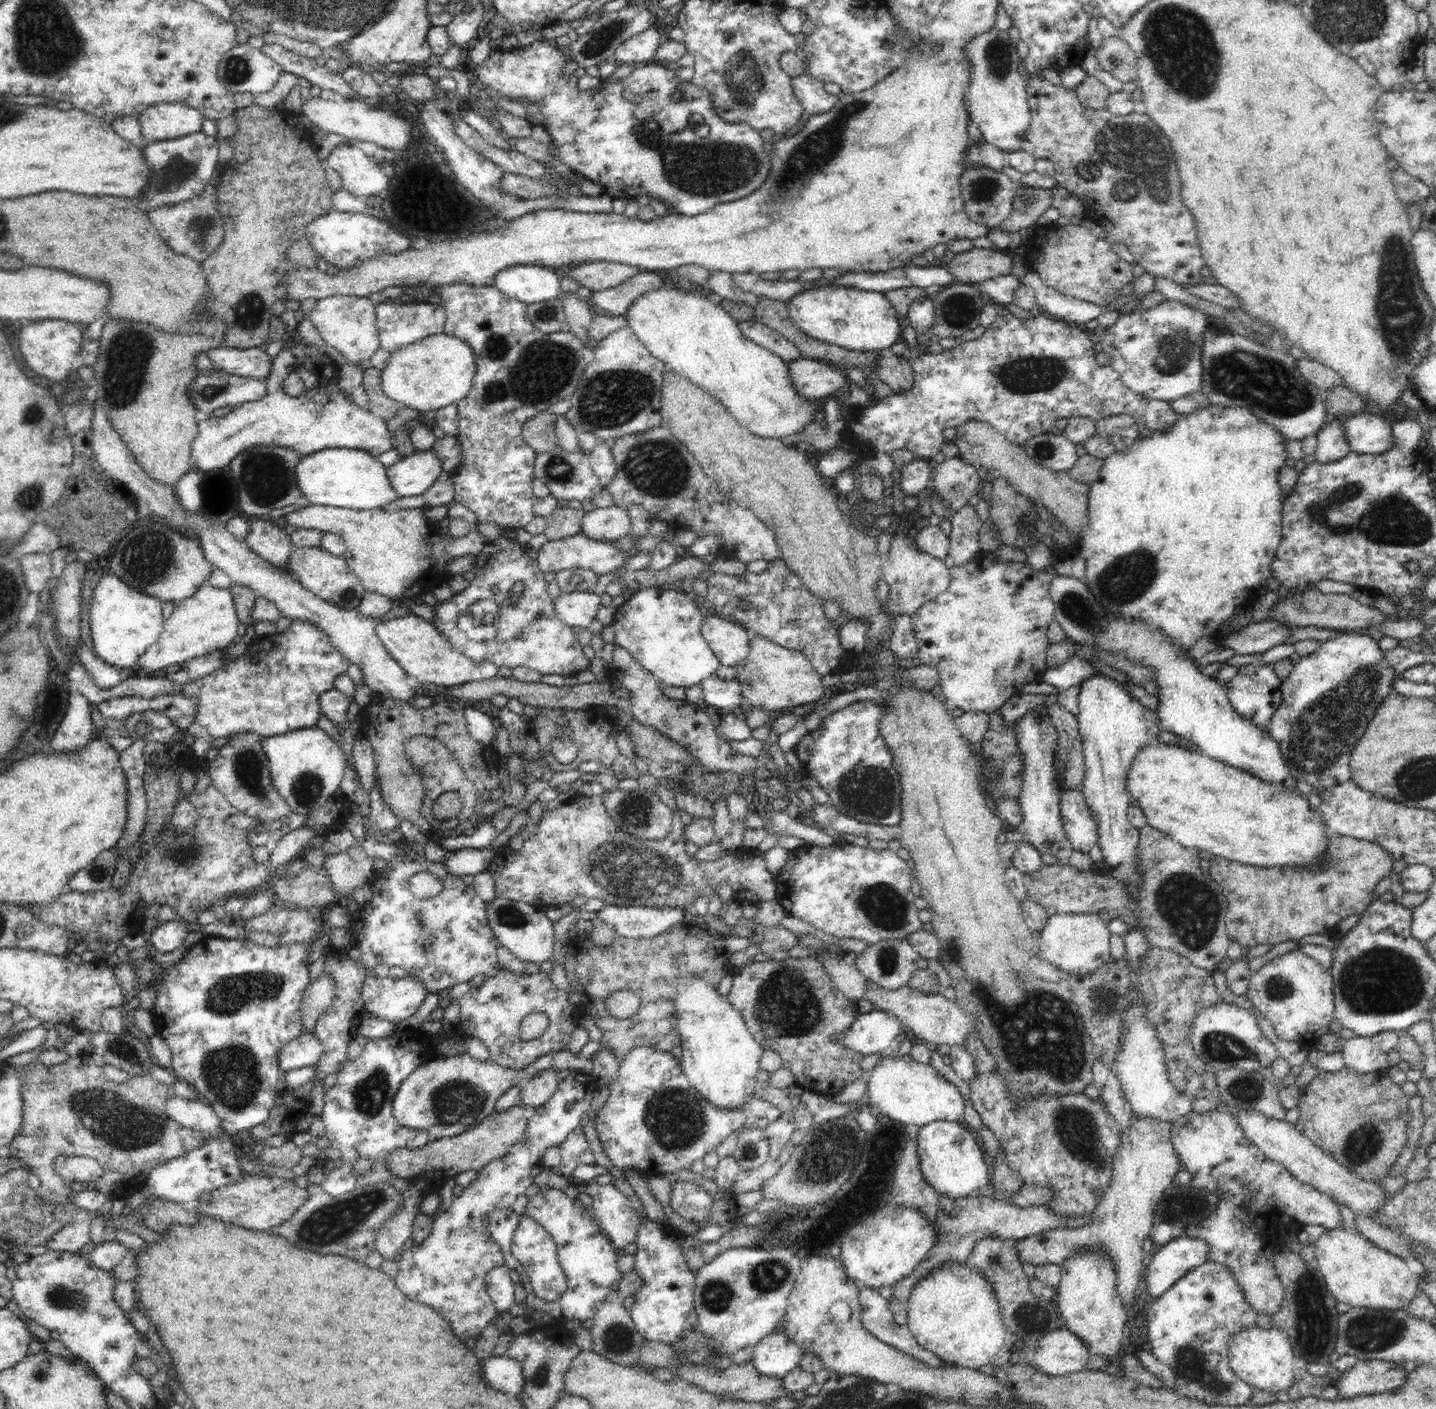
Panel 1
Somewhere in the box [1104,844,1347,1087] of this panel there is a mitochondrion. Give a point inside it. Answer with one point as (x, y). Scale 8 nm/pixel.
(1191, 908)

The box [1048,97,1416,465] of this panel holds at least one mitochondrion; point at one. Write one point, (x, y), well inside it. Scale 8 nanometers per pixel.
(1129, 160)

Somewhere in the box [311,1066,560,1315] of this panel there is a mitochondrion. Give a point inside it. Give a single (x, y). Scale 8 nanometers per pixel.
(453, 1103)

